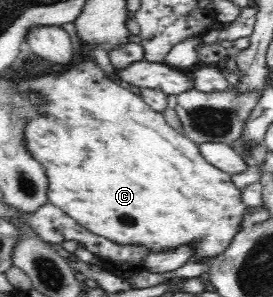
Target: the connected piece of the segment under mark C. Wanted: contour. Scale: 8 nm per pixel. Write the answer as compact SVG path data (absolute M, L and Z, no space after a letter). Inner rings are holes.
M88 58L71 62L63 72L43 74L39 82L27 82L33 80L33 76L20 82L20 88L35 84L41 90L47 90L47 94L51 94L51 102L57 104L51 106L51 118L43 118L43 122L35 122L35 126L31 126L31 157L43 162L48 202L58 206L93 234L117 244L142 244L154 252L165 252L179 244L193 242L197 246L197 258L222 254L240 231L241 220L249 214L249 208L241 202L241 191L235 187L228 173L203 158L196 142L183 132L177 133L165 121L163 114L153 110L143 97L120 84L123 81L141 90L149 88L179 94L193 89L191 72L174 69L165 62L137 60L125 68L115 68L114 75L119 78L118 81L111 79L93 58Z

